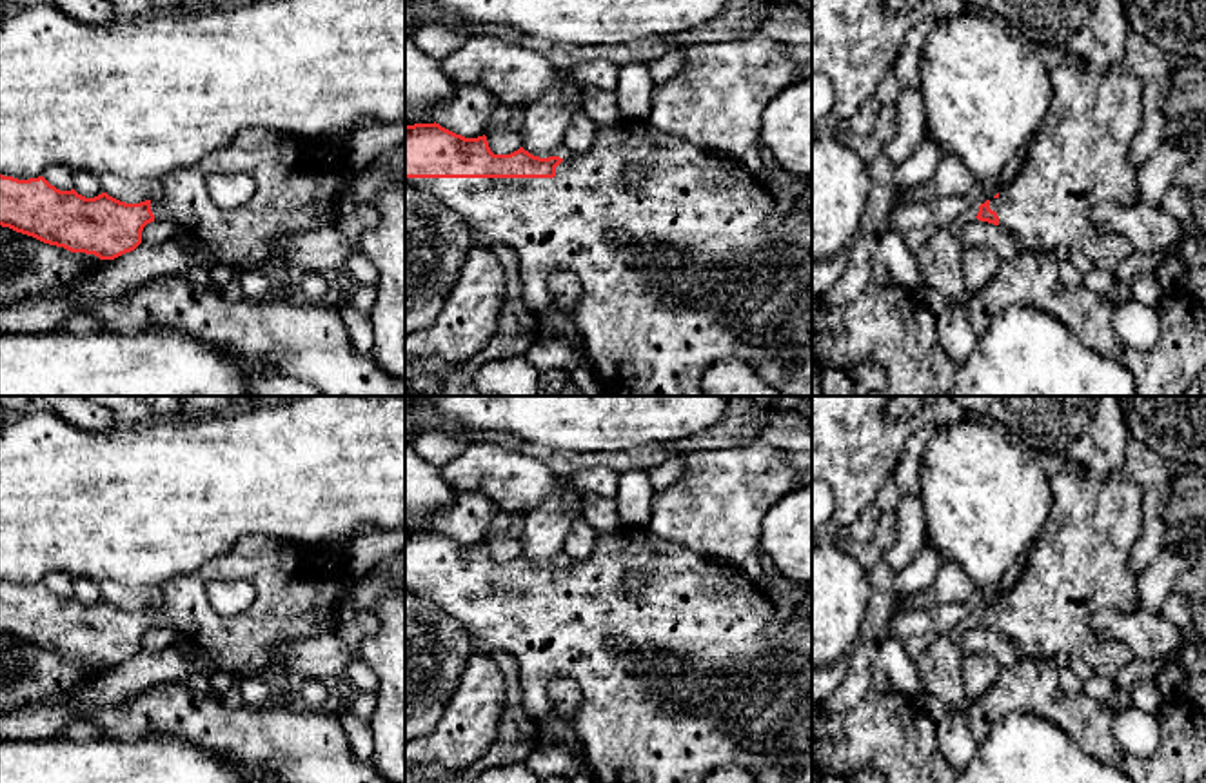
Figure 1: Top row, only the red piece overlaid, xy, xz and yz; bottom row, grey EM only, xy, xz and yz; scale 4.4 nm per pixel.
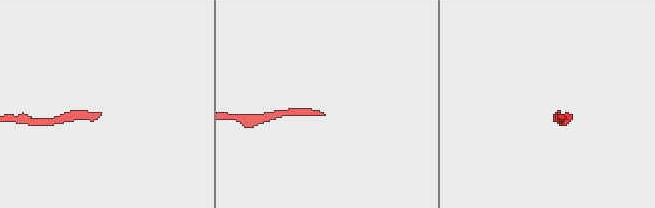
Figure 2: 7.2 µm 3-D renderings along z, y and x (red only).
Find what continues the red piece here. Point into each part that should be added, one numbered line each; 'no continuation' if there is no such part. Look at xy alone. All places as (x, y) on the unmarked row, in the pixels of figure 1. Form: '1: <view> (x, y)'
1: xy (300, 589)

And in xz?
1: xz (678, 680)

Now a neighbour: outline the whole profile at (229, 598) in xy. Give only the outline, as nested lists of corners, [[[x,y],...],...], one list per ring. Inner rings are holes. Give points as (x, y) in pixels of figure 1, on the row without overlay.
[[[213,581],[207,587],[207,596],[216,612],[234,616],[243,612],[256,596],[254,587],[245,581]]]

